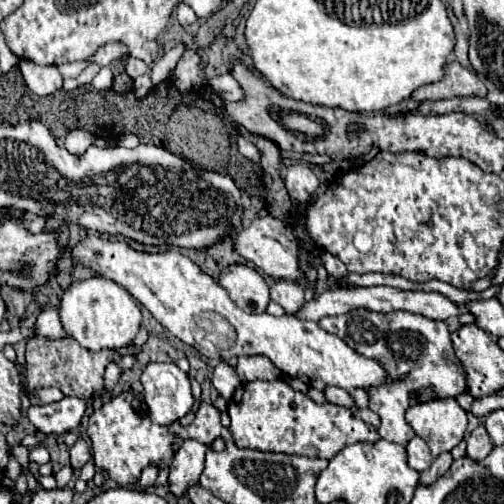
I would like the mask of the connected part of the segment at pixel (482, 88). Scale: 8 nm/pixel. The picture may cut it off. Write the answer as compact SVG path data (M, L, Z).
M452 61L444 67L442 81L422 85L416 89L410 99L422 103L422 101L438 101L438 99L450 99L450 97L486 97L486 85L478 79L476 73L462 67L458 61Z

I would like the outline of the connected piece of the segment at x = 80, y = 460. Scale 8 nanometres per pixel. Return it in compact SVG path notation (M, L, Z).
M80 437L80 439L72 445L72 449L70 449L70 463L72 463L74 469L80 469L84 463L88 463L88 459L90 459L90 447L88 447L88 443Z

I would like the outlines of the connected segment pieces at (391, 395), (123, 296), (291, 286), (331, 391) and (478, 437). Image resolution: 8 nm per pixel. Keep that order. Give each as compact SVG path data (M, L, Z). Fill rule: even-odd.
M354 309L344 315L324 317L318 321L318 325L328 333L338 335L360 355L374 357L388 371L388 381L384 385L368 389L370 409L380 415L382 423L378 431L386 441L406 445L414 437L412 427L404 419L406 409L418 403L410 397L412 391L430 385L438 397L446 399L456 397L466 389L466 373L454 355L450 333L444 321L432 321L408 311L372 313L368 309Z
M92 277L72 285L64 293L60 303L60 319L68 335L82 347L90 351L120 349L130 345L140 329L140 307L122 285L104 277Z
M278 281L270 287L270 299L284 307L286 313L296 313L304 303L304 289L294 281Z
M326 387L324 393L326 393L326 399L328 399L330 403L334 403L334 405L354 407L354 397L352 397L348 391L340 389L340 387Z
M480 425L480 427L476 427L472 433L470 433L470 437L468 437L468 449L466 449L466 453L468 453L468 457L472 457L474 461L482 461L490 451L492 451L492 443L490 443L490 437L488 437L488 433L486 433L486 429Z

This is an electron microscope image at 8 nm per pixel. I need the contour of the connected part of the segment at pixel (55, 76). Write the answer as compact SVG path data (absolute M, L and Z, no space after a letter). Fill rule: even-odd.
M20 59L18 67L26 85L38 96L47 96L53 94L55 90L62 89L63 78L54 65L42 67L28 59Z

